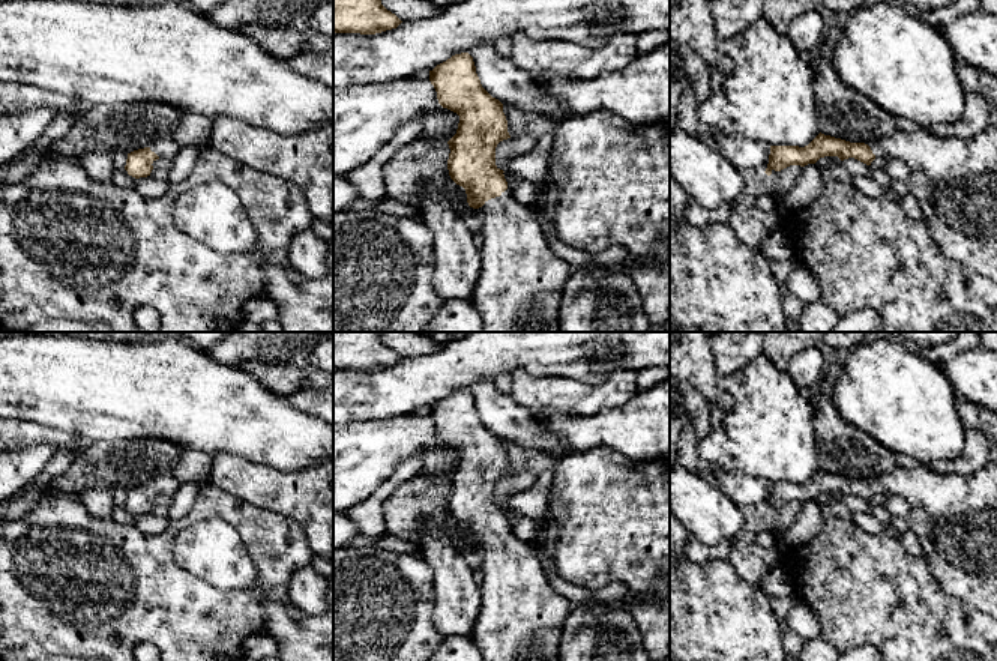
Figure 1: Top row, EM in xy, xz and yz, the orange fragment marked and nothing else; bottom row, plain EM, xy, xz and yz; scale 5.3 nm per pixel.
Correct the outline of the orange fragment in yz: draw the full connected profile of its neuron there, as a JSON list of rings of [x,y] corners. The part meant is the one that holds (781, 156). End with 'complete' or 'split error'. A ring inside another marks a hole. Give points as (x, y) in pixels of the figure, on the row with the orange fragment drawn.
[[[989,125],[970,140],[941,138],[928,128],[916,134],[895,134],[865,143],[850,143],[818,134],[808,146],[770,146],[766,174],[790,165],[805,167],[820,158],[854,158],[866,165],[875,158],[898,158],[908,167],[910,176],[902,183],[914,195],[925,215],[925,224],[941,254],[997,282],[997,126]]]; split error

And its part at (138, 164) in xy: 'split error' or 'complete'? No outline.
split error

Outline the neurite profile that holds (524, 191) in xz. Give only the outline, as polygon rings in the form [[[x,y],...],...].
[[[518,179],[512,183],[508,183],[508,189],[511,191],[515,201],[523,206],[529,206],[536,200],[536,186],[527,179]]]

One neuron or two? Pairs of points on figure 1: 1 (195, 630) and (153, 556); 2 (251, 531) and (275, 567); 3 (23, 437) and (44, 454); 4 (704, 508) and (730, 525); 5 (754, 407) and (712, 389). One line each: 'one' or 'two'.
1: one
2: one
3: two
4: one
5: two

